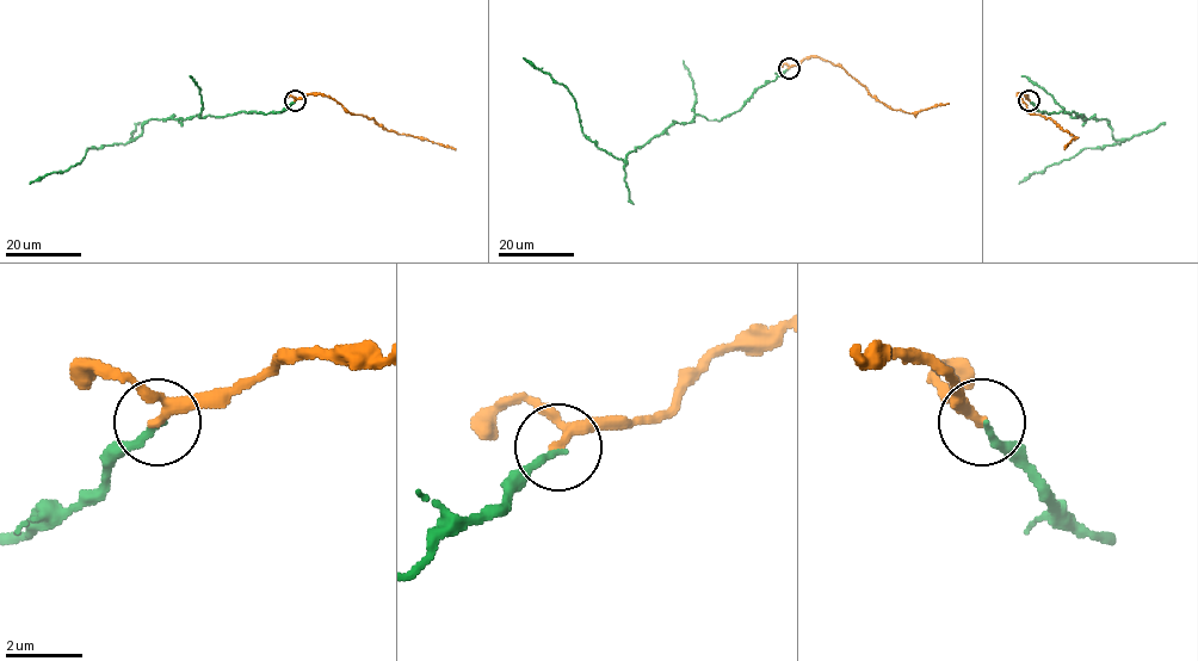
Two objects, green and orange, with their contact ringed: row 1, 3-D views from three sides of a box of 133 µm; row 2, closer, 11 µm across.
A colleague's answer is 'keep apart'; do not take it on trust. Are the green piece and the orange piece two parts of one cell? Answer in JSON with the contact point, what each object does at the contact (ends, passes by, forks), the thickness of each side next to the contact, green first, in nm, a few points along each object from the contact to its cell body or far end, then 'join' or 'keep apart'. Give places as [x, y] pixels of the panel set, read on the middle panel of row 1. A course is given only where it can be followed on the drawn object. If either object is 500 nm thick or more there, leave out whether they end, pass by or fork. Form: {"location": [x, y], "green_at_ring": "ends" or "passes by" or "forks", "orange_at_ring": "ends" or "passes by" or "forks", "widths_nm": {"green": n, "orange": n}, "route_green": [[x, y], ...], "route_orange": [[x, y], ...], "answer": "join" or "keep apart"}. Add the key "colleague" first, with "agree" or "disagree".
{"colleague": "disagree", "location": [789, 68], "green_at_ring": "ends", "orange_at_ring": "passes by", "widths_nm": {"green": 190, "orange": 240}, "route_green": [[788, 69], [738, 111], [720, 121], [696, 115], [671, 124], [622, 160], [582, 134], [569, 90], [523, 57]], "route_orange": [[788, 68], [797, 66], [804, 59], [817, 56], [839, 65], [881, 102], [909, 113], [949, 103]], "answer": "join"}

